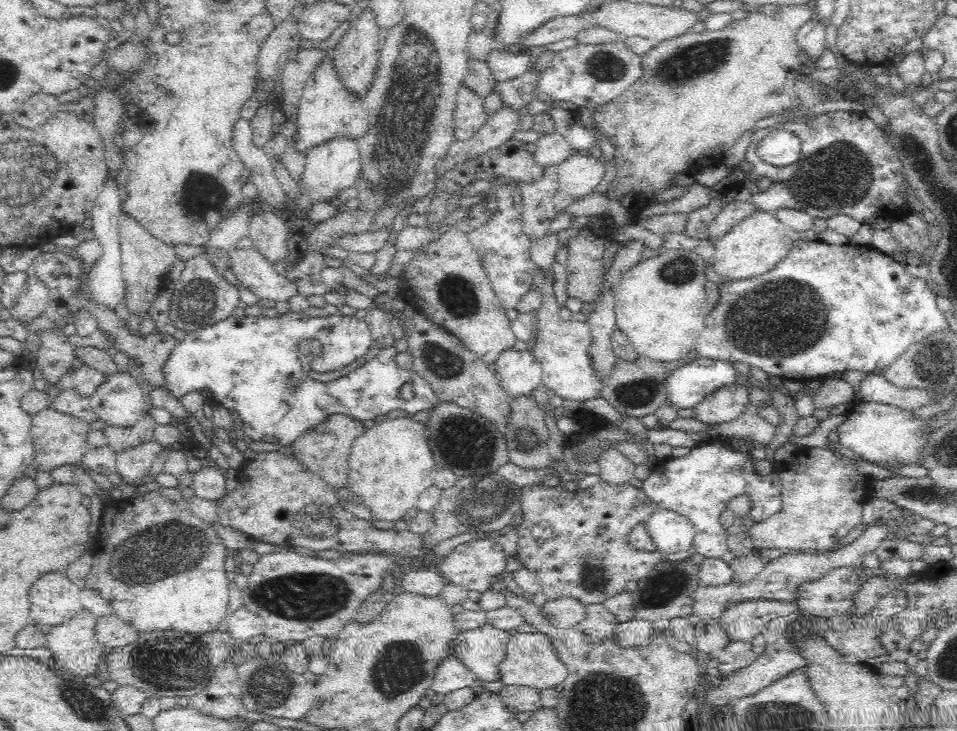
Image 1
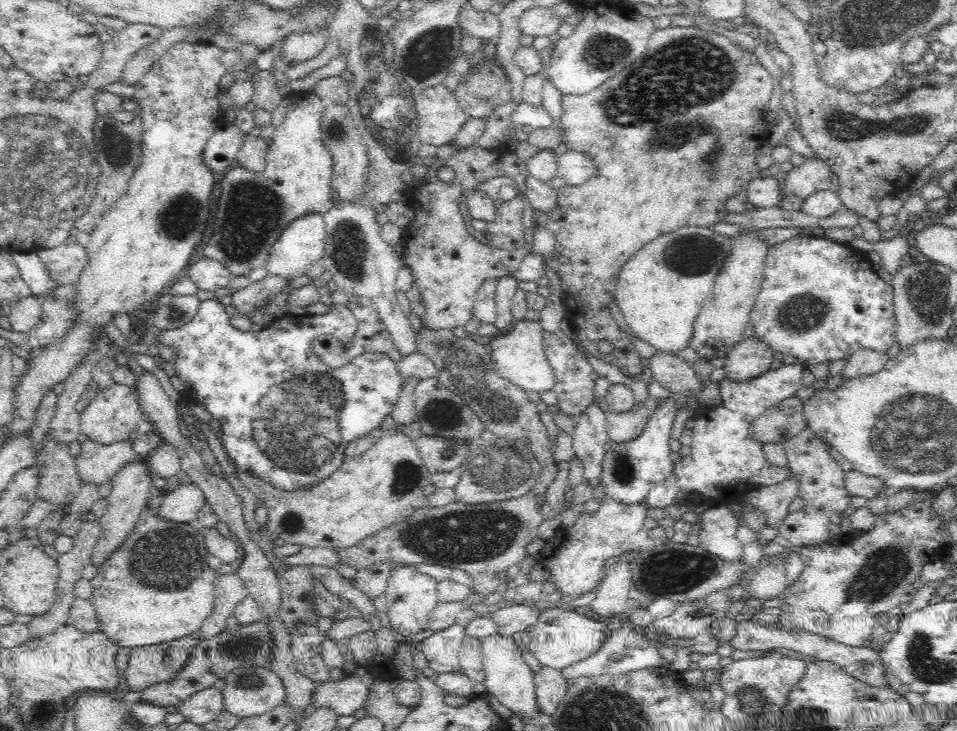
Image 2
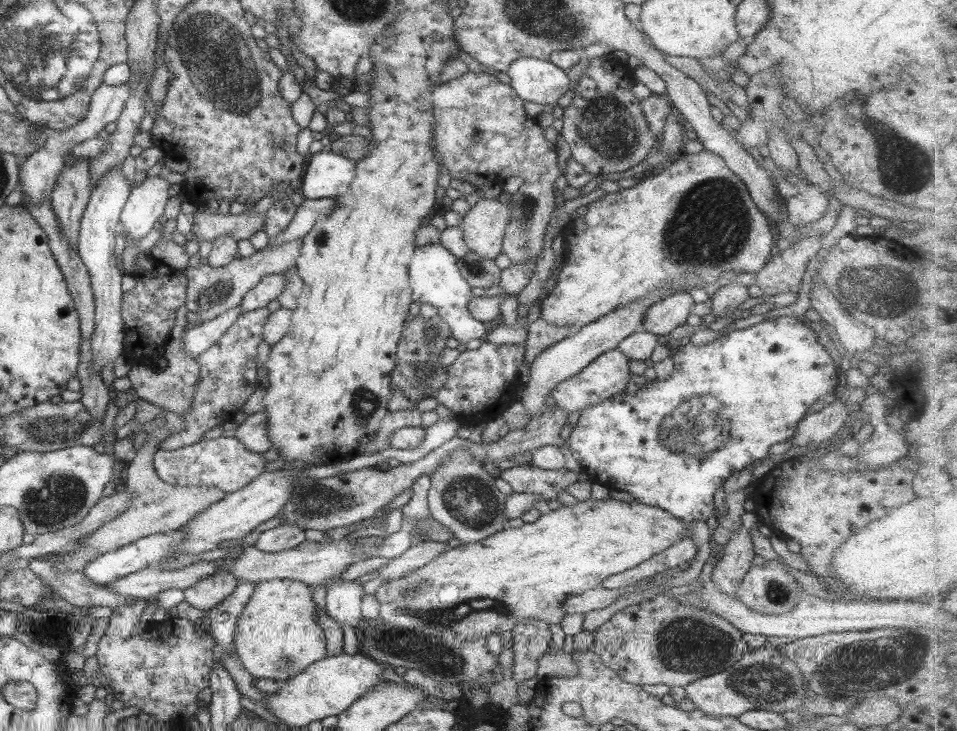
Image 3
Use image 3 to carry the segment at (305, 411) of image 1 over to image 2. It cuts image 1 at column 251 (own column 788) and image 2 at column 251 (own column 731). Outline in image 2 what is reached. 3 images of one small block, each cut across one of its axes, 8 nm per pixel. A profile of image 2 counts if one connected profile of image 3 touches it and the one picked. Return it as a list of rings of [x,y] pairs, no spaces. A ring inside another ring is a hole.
[[[220,299],[206,300],[200,304],[196,316],[182,328],[166,331],[153,326],[141,339],[131,335],[128,342],[145,341],[149,345],[159,336],[161,344],[168,344],[177,356],[175,374],[184,382],[183,397],[187,402],[204,406],[220,422],[220,438],[236,468],[252,473],[277,489],[295,491],[310,488],[338,470],[345,459],[343,452],[347,444],[380,427],[382,420],[393,411],[406,384],[396,367],[397,362],[383,352],[355,357],[350,365],[336,370],[338,380],[335,371],[330,374],[325,367],[316,368],[321,362],[318,364],[312,352],[311,340],[328,332],[330,316],[332,314],[305,314],[306,322],[302,324],[292,322],[282,327],[276,320],[259,331],[242,331],[230,323],[231,316]]]

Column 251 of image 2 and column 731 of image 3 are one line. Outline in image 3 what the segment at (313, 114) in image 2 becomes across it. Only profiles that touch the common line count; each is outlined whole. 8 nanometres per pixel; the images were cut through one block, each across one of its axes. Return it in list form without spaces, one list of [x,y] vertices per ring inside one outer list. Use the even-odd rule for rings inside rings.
[[[702,150],[698,154],[681,154],[673,160],[665,169],[660,171],[653,178],[639,181],[633,188],[621,189],[617,193],[608,194],[590,203],[587,212],[575,220],[571,219],[560,232],[565,241],[567,254],[561,268],[559,268],[552,290],[547,293],[546,298],[540,303],[540,318],[543,318],[551,326],[575,326],[582,327],[586,324],[613,312],[619,306],[645,299],[648,293],[655,291],[660,285],[671,287],[676,281],[683,281],[691,276],[698,281],[698,286],[703,287],[715,283],[721,272],[754,272],[761,270],[763,265],[770,259],[771,246],[775,242],[775,236],[771,234],[767,226],[766,217],[759,211],[759,208],[751,201],[751,197],[745,189],[744,183],[734,176],[725,165],[725,162],[715,154]]]

